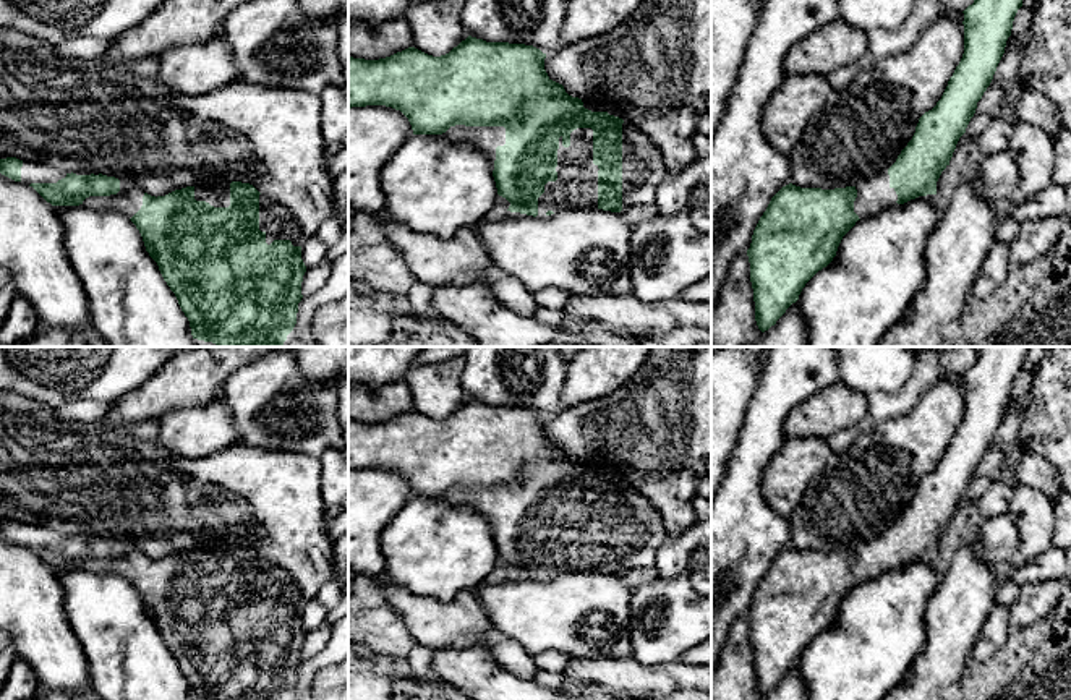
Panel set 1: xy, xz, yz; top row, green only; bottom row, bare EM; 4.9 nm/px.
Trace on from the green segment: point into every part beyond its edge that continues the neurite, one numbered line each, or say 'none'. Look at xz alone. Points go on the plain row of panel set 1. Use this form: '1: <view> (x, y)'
1: xz (485, 501)
2: xz (577, 540)

